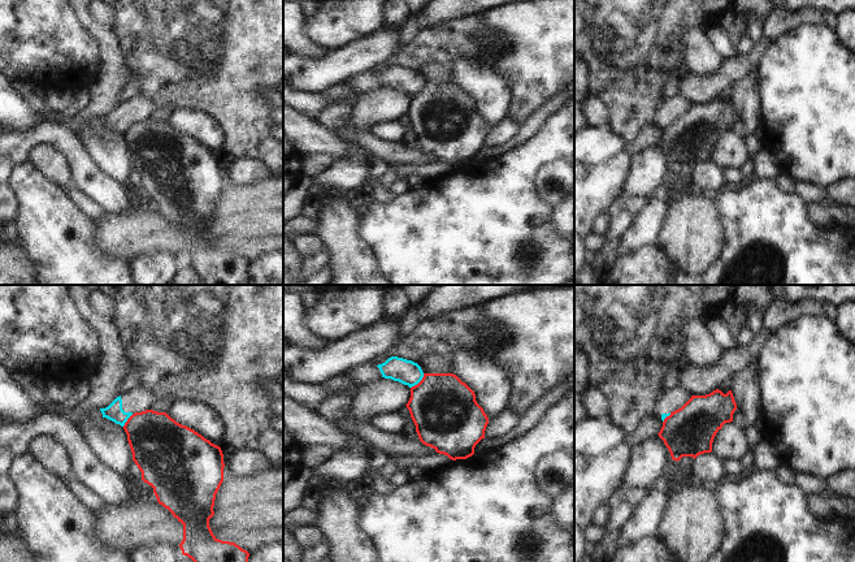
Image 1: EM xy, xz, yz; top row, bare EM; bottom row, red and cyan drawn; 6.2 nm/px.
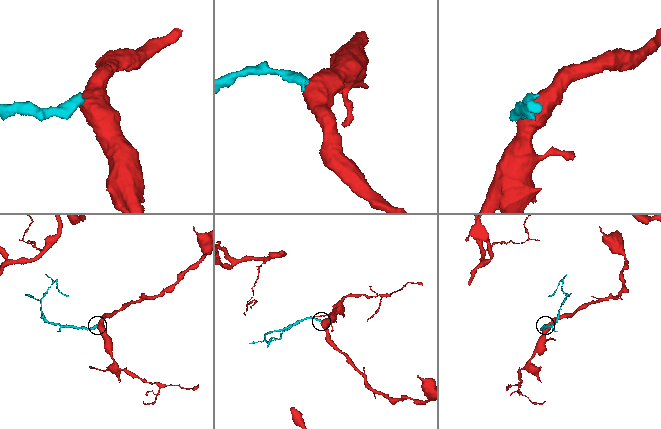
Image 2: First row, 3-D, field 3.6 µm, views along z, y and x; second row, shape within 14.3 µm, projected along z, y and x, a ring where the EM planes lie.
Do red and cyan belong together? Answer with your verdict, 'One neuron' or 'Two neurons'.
Two neurons

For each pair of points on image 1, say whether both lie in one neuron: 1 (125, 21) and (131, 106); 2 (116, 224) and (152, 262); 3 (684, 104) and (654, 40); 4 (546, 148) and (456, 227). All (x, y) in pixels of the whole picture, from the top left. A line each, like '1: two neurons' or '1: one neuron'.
1: two neurons
2: two neurons
3: two neurons
4: one neuron

